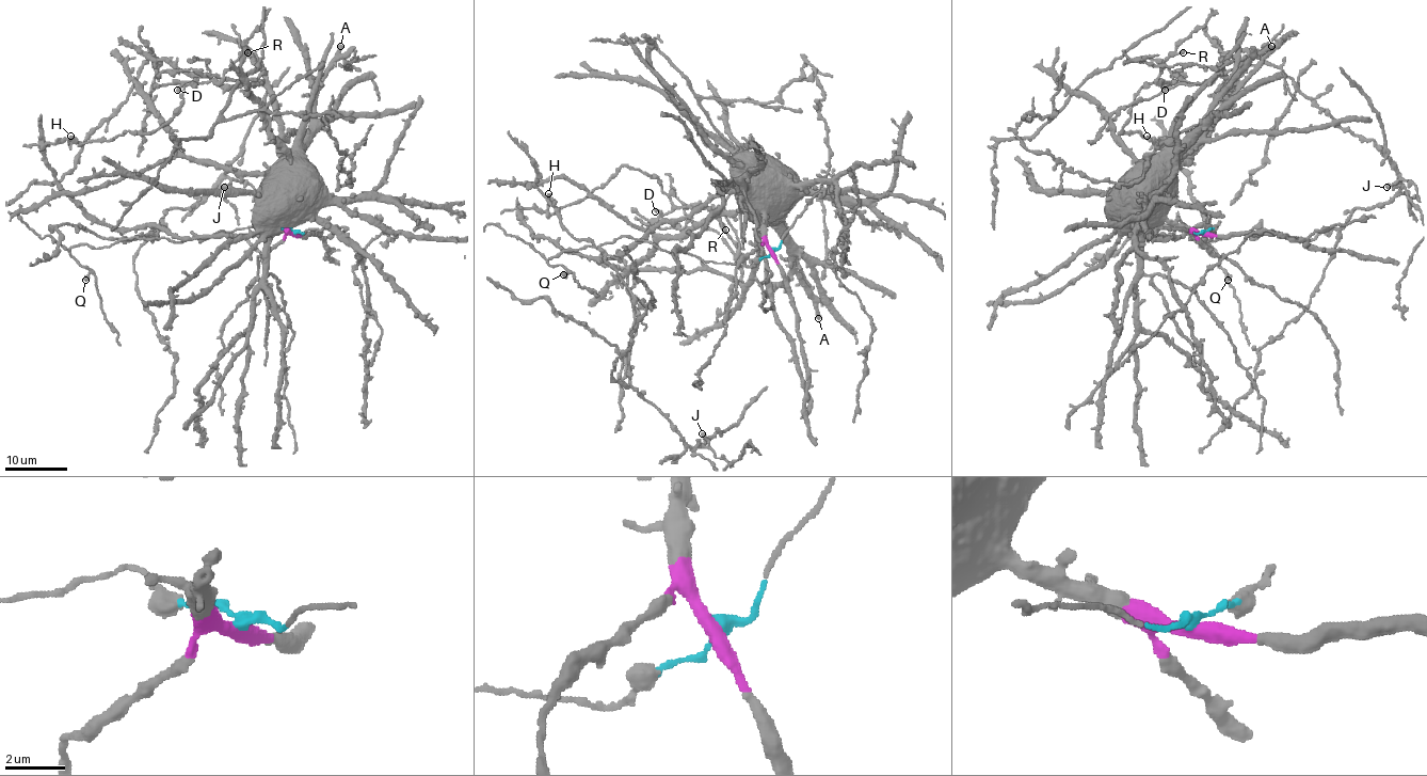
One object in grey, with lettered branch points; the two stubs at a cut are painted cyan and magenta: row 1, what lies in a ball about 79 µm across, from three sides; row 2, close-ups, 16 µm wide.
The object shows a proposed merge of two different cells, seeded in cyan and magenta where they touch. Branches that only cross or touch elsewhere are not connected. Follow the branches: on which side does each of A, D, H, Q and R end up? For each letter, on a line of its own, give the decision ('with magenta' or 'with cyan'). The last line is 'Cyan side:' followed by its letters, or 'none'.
A: with magenta
D: with magenta
H: with magenta
Q: with cyan
R: with magenta
Cyan side: Q

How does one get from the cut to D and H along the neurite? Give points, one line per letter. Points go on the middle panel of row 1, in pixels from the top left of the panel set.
D: (770, 250), (736, 191), (610, 258), (522, 210), (628, 165), (659, 179), (655, 211)
H: (770, 250), (765, 215), (720, 191), (589, 258), (524, 224), (548, 193)

